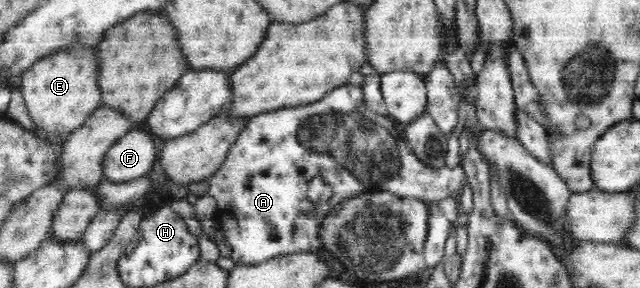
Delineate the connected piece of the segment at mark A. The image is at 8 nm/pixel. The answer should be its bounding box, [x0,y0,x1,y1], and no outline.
[208,84,467,267]

